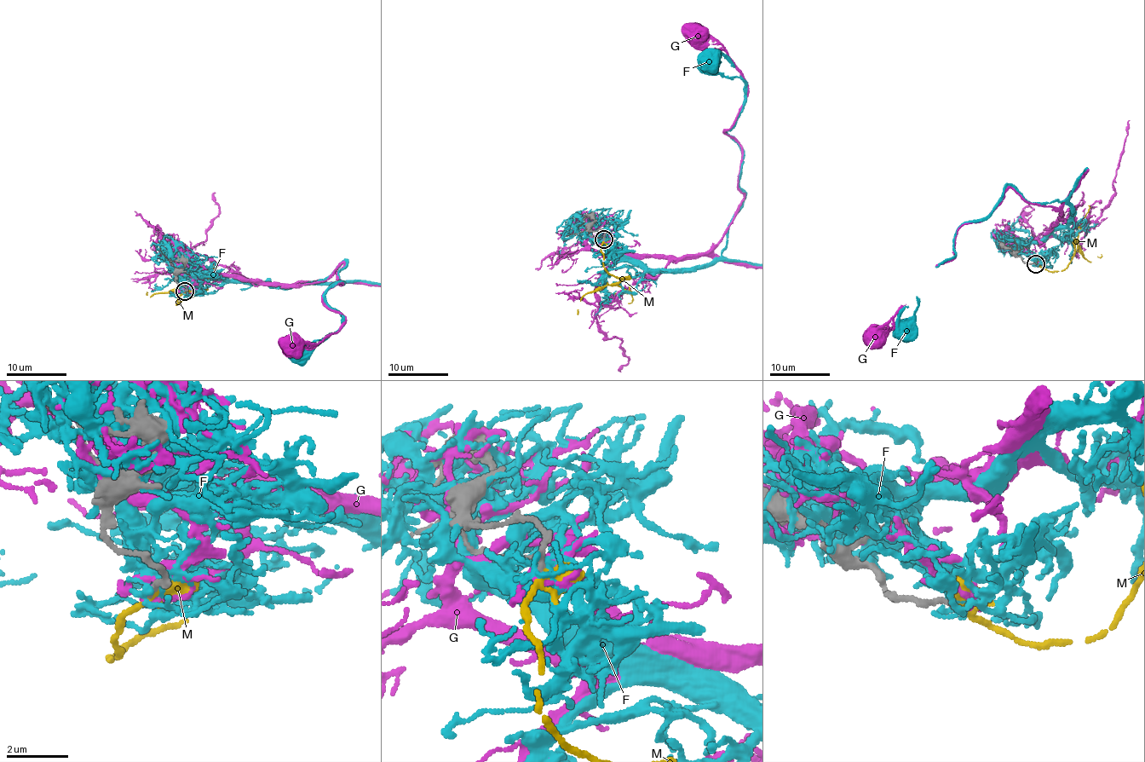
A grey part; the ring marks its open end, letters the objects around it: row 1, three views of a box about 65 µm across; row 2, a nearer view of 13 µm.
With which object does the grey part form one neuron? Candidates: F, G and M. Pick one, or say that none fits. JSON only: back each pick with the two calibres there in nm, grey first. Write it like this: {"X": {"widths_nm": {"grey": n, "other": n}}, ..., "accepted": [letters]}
{"M": {"widths_nm": {"grey": 180, "other": 240}}, "accepted": ["M"]}

